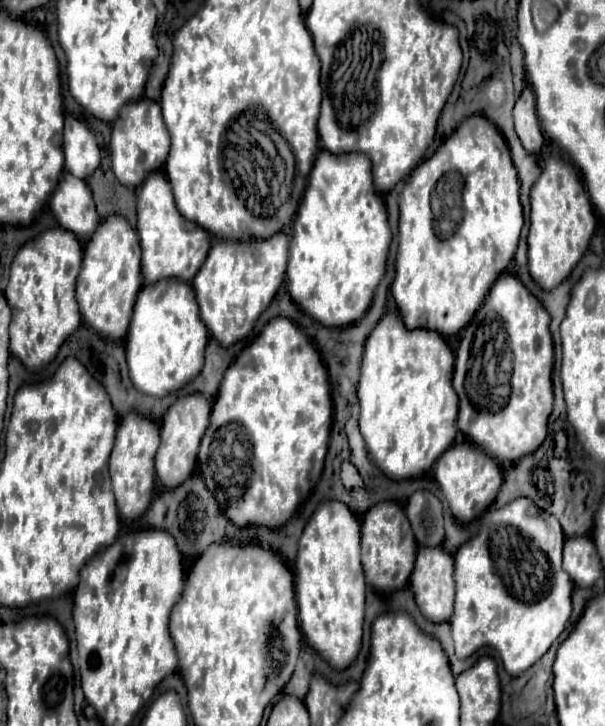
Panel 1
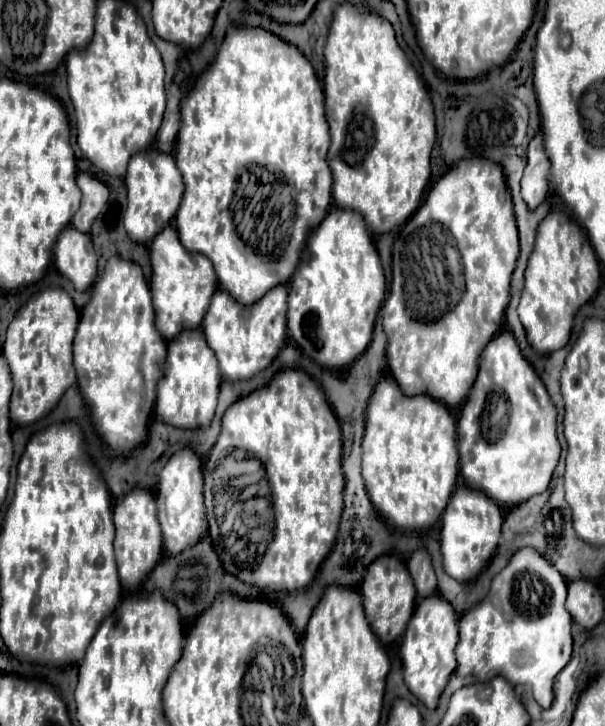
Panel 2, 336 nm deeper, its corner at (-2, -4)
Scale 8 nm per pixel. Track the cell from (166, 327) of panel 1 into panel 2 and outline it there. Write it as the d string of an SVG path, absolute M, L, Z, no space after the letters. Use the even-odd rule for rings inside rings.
M190 329L188 333L180 333L180 337L168 341L166 347L162 377L158 379L156 385L156 403L154 403L156 417L164 423L184 429L208 425L210 419L214 417L220 381L222 377L216 365L216 357L212 349L208 349L202 331Z

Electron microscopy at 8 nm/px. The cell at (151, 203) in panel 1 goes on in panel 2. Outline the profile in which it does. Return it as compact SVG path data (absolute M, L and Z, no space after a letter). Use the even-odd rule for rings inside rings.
M166 225L152 241L150 241L150 263L152 263L152 305L156 311L156 327L160 335L170 341L180 331L200 327L204 313L208 309L210 297L218 287L216 271L212 261L200 253L188 253L184 245L180 245L180 237L172 225Z

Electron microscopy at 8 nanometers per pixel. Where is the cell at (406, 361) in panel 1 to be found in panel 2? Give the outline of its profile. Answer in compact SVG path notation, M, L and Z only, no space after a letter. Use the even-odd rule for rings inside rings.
M392 375L374 389L366 407L362 477L380 515L402 529L432 527L442 515L458 477L456 421L448 407L426 393L404 395Z

